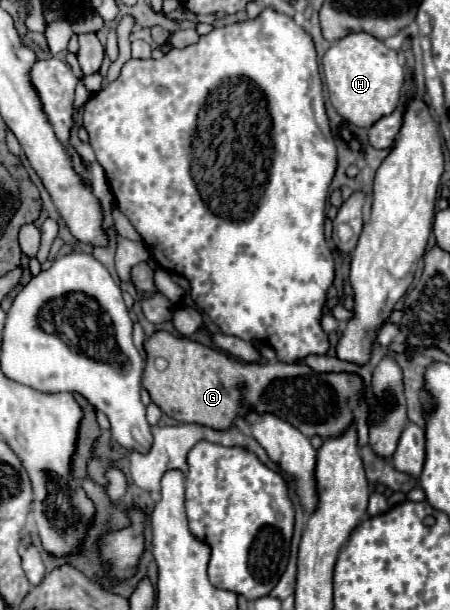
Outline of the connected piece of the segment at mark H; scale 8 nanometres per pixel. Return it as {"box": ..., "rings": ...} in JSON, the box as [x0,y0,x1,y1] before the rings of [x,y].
{"box":[323,33,405,127],"rings":[[[349,33],[329,47],[323,55],[323,73],[335,111],[357,127],[371,127],[377,119],[391,115],[401,101],[405,83],[401,57],[369,33]]]}

